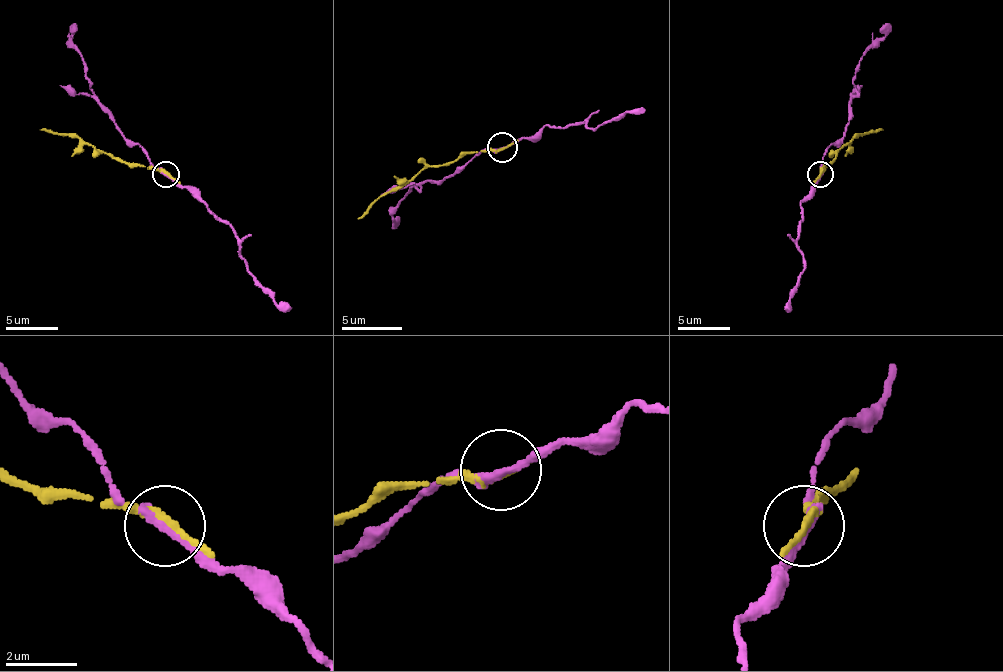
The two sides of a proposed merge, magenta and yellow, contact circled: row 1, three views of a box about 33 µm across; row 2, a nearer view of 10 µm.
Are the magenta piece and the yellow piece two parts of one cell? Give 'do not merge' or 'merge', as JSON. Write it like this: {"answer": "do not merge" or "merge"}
{"answer": "do not merge"}

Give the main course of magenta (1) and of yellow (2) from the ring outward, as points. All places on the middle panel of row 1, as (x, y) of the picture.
1: (501, 147), (477, 153), (453, 174), (429, 180), (420, 189), (414, 186), (393, 213), (396, 228)
2: (501, 147), (462, 153), (453, 162), (426, 165), (396, 189), (384, 192), (357, 219)

